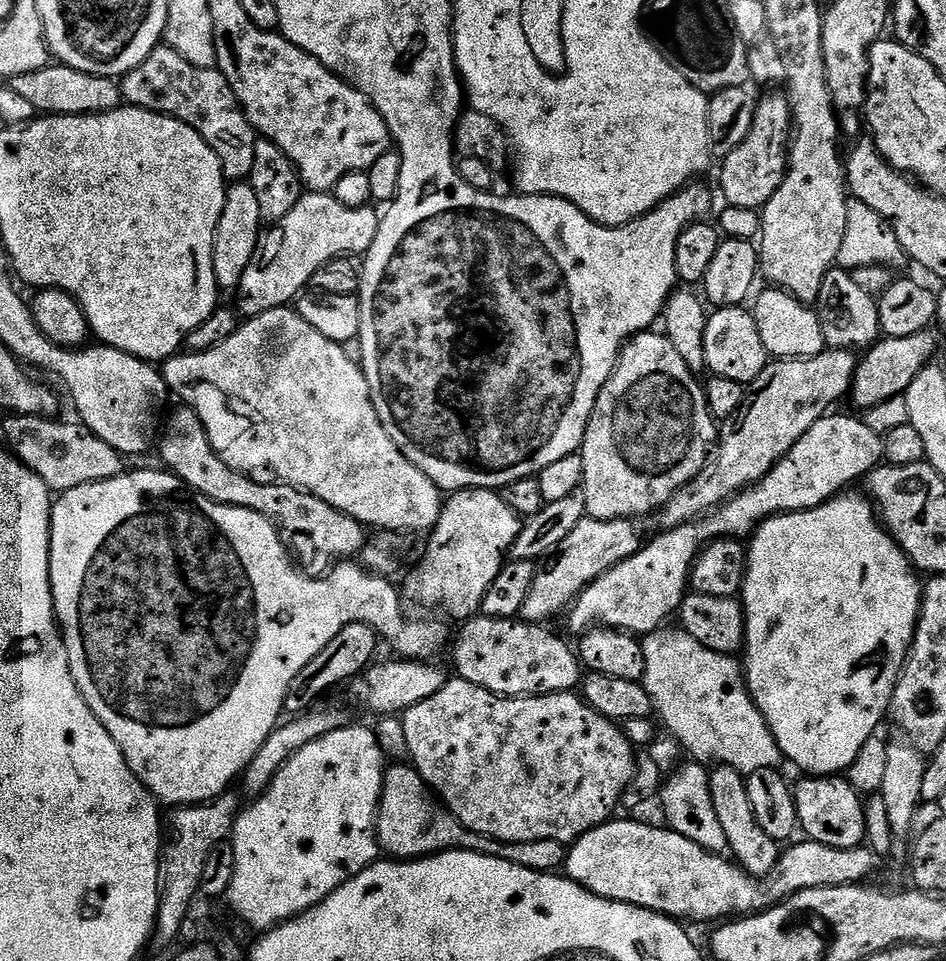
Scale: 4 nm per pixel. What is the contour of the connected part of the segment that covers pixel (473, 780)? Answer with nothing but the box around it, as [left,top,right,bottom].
[402,678,637,846]

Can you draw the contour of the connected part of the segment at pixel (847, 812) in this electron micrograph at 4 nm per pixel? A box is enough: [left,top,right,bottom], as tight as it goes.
[795,775,865,848]

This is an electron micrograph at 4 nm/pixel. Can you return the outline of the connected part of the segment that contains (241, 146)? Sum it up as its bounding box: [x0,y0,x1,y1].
[119,46,258,182]

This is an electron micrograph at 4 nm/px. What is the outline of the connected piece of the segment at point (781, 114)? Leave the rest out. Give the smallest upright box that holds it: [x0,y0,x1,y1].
[720,90,794,209]

